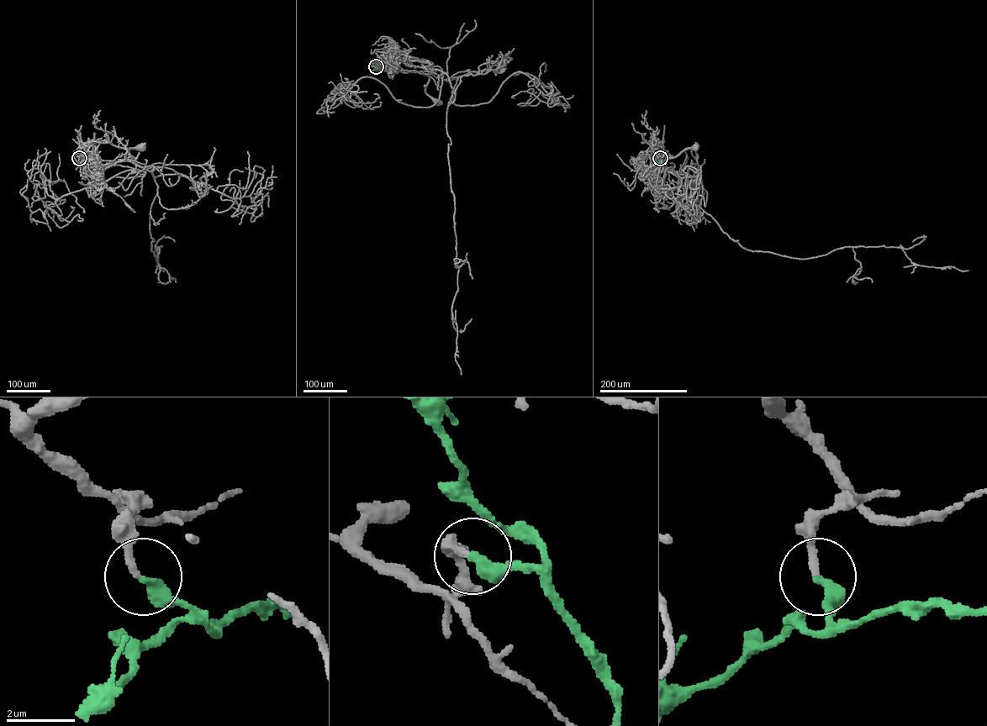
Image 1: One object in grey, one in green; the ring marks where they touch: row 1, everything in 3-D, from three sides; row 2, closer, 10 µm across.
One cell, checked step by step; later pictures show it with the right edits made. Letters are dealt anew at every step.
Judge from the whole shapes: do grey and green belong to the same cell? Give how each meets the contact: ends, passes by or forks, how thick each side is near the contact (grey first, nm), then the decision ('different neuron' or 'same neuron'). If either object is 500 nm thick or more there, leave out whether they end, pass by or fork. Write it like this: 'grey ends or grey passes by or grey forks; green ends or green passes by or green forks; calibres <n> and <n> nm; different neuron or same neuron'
grey ends; green ends; calibres 220 and 380 nm; different neuron

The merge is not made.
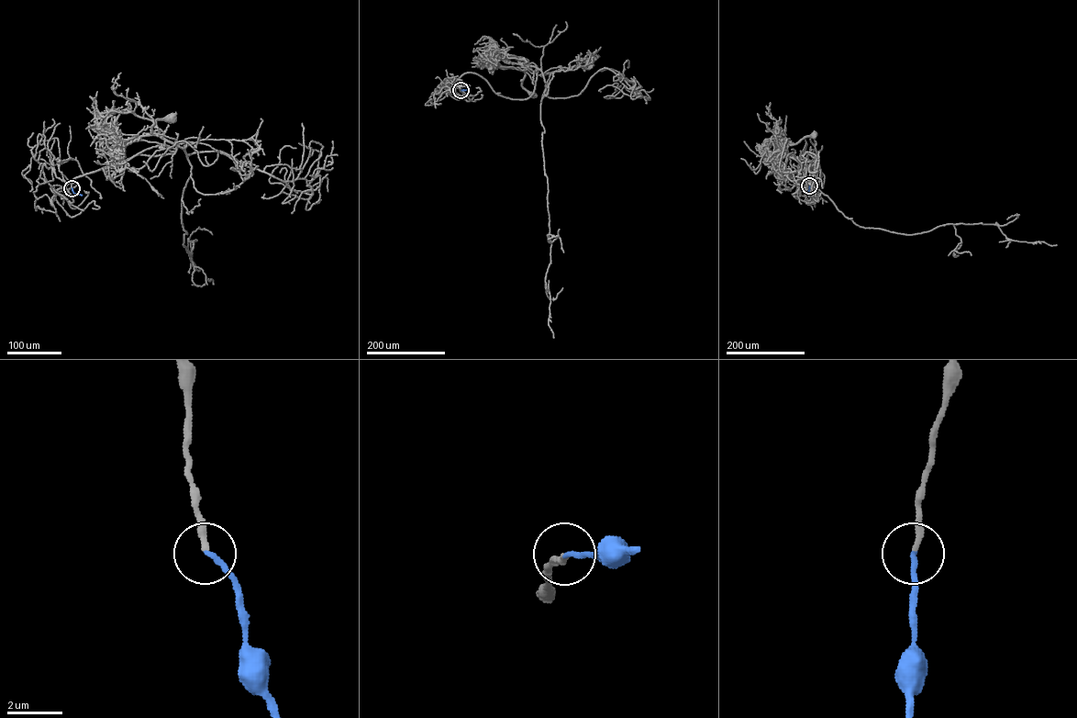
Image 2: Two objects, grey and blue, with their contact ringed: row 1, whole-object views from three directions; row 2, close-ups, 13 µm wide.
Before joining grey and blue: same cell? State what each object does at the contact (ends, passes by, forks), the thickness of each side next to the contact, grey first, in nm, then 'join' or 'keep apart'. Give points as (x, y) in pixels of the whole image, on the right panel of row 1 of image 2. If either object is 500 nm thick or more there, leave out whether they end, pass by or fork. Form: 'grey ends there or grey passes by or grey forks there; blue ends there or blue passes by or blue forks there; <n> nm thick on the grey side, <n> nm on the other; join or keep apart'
grey ends there; blue ends there; 240 nm thick on the grey side, 190 nm on the other; join

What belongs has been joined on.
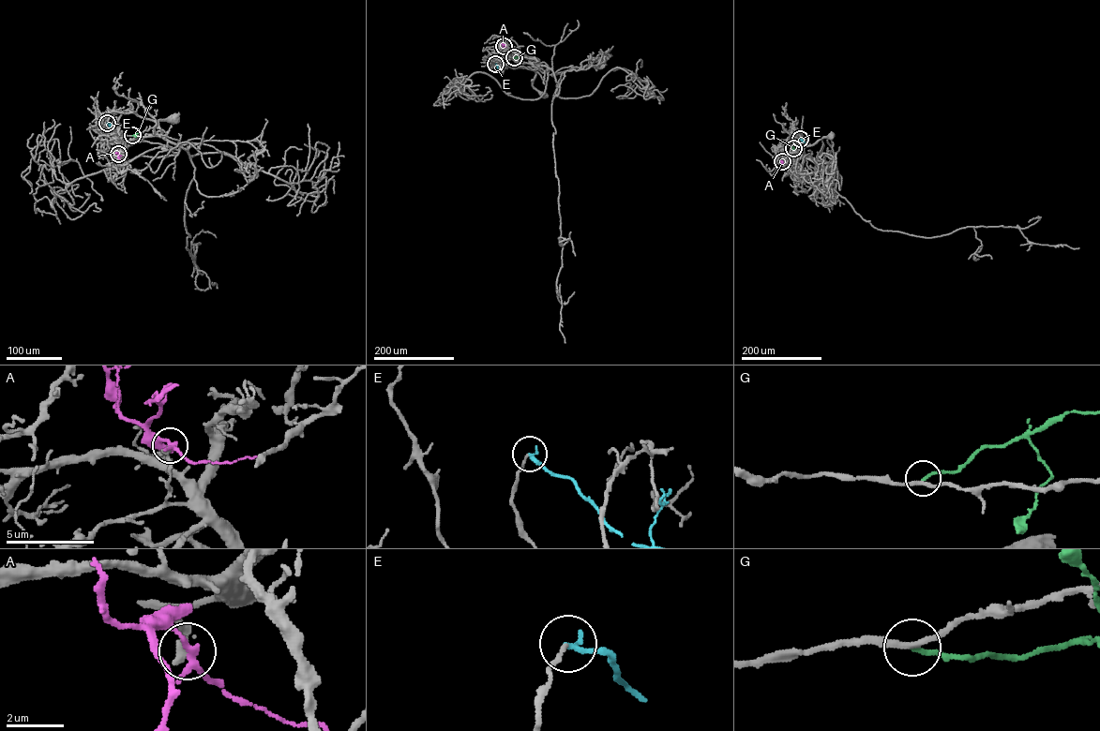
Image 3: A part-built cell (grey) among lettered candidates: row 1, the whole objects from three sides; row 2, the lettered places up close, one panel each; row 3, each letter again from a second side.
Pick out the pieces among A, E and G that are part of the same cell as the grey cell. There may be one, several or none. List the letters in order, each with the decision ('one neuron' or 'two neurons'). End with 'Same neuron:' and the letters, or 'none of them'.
A: two neurons
E: two neurons
G: two neurons
Same neuron: none of them

